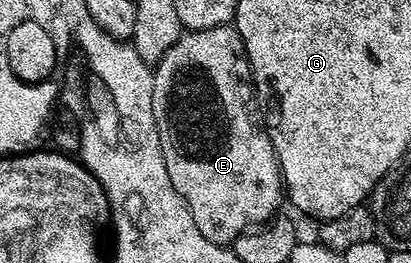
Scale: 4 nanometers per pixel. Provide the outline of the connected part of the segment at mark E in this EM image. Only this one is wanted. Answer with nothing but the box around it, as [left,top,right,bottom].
[152,24,286,246]

